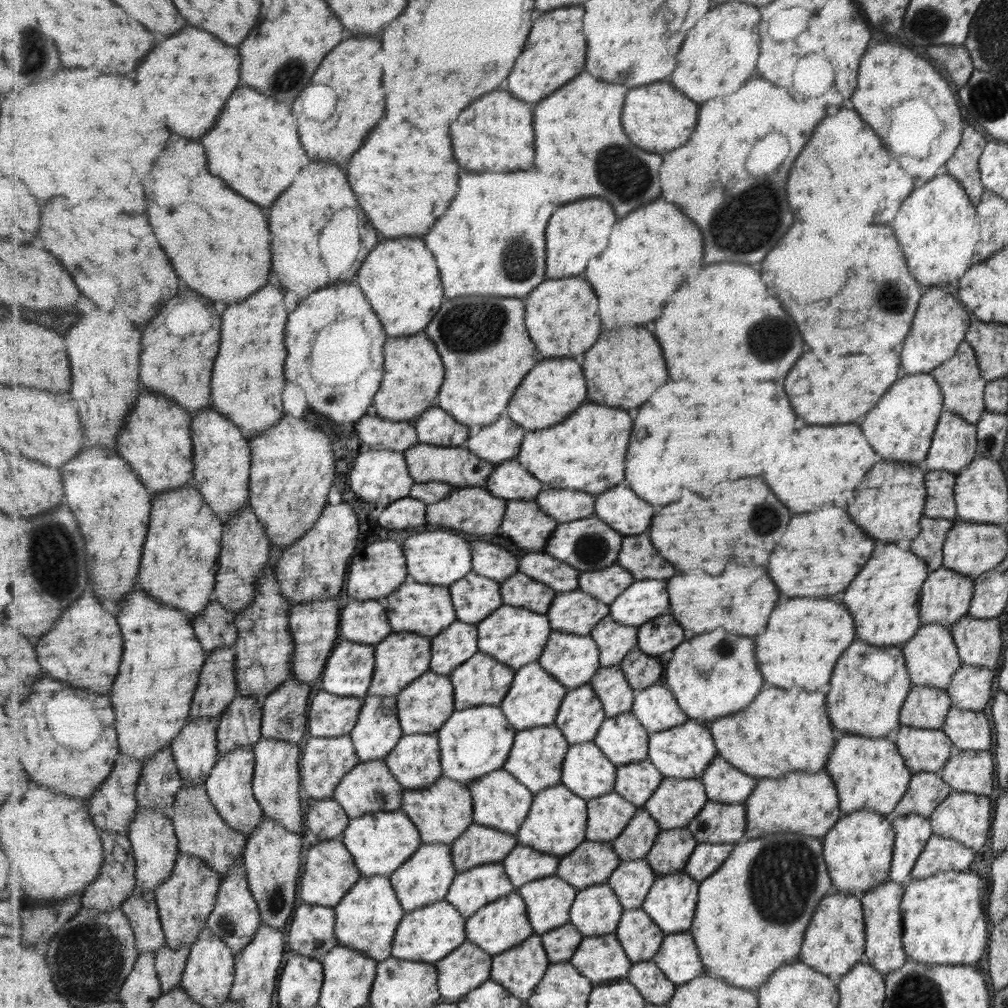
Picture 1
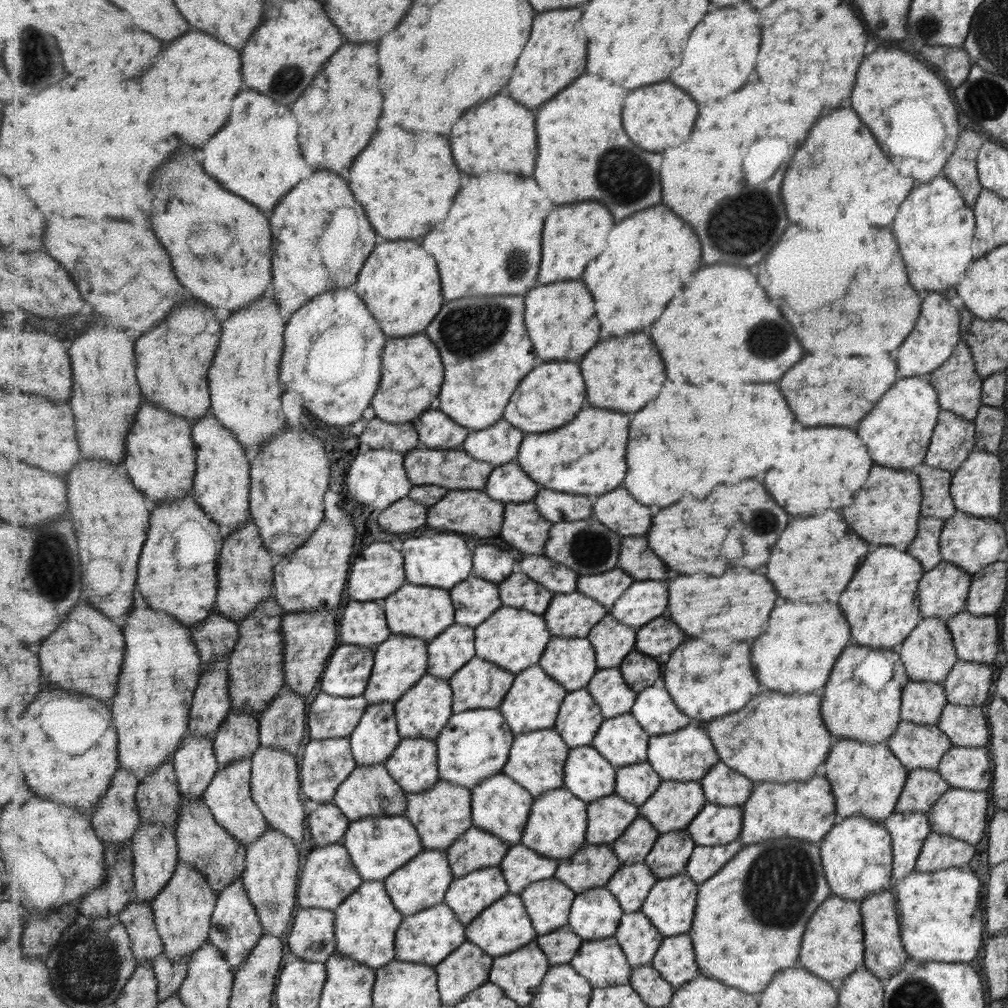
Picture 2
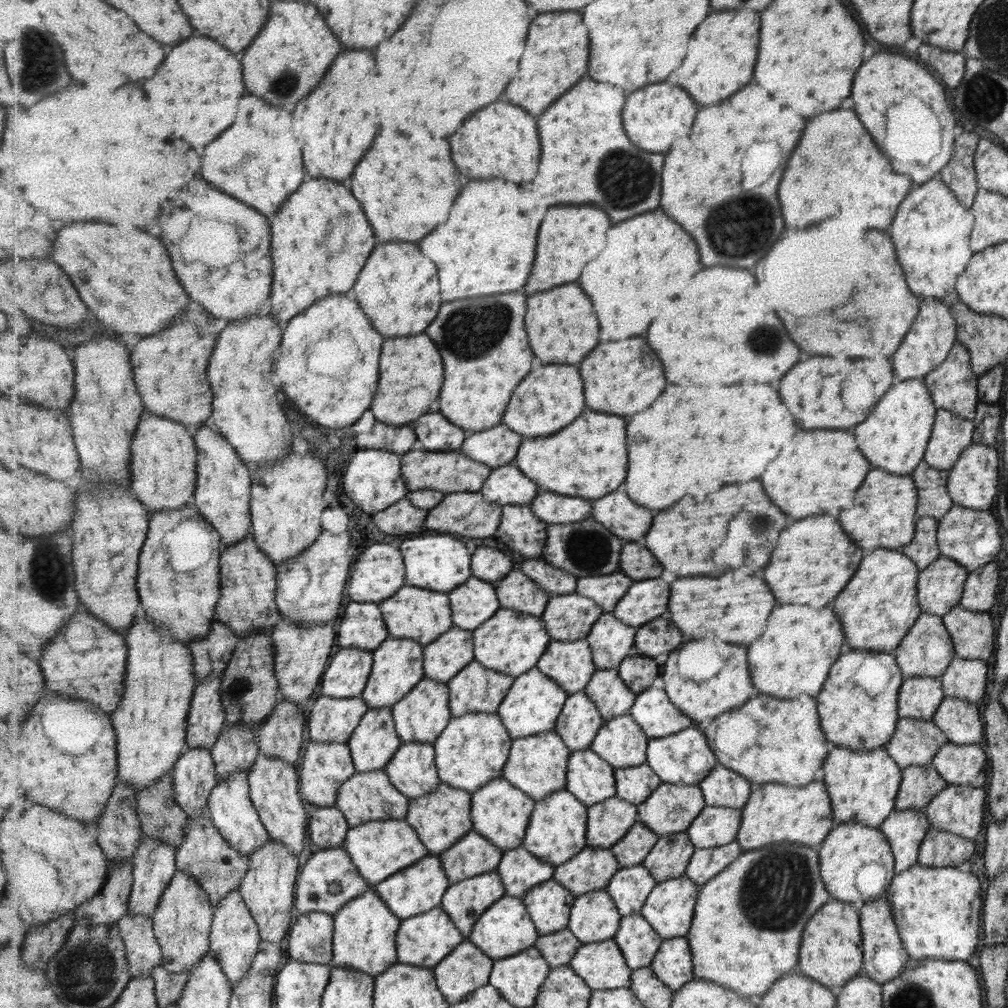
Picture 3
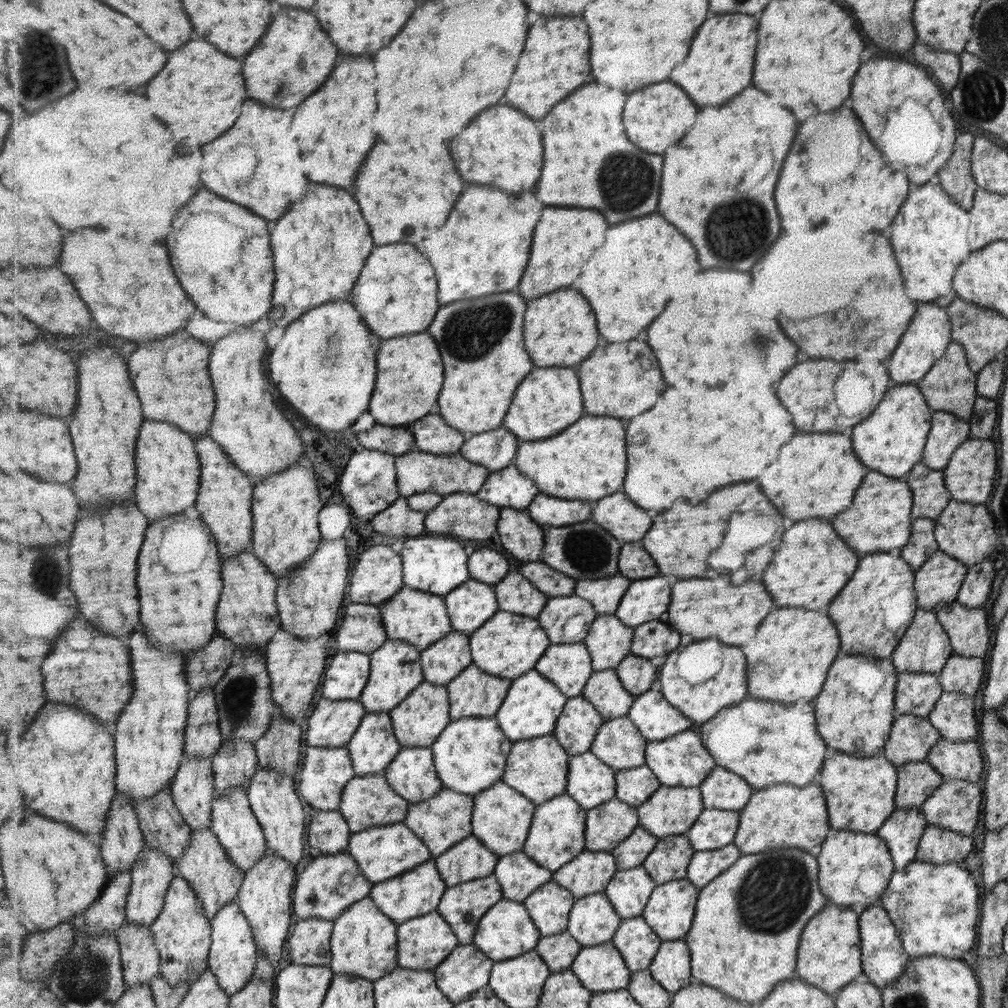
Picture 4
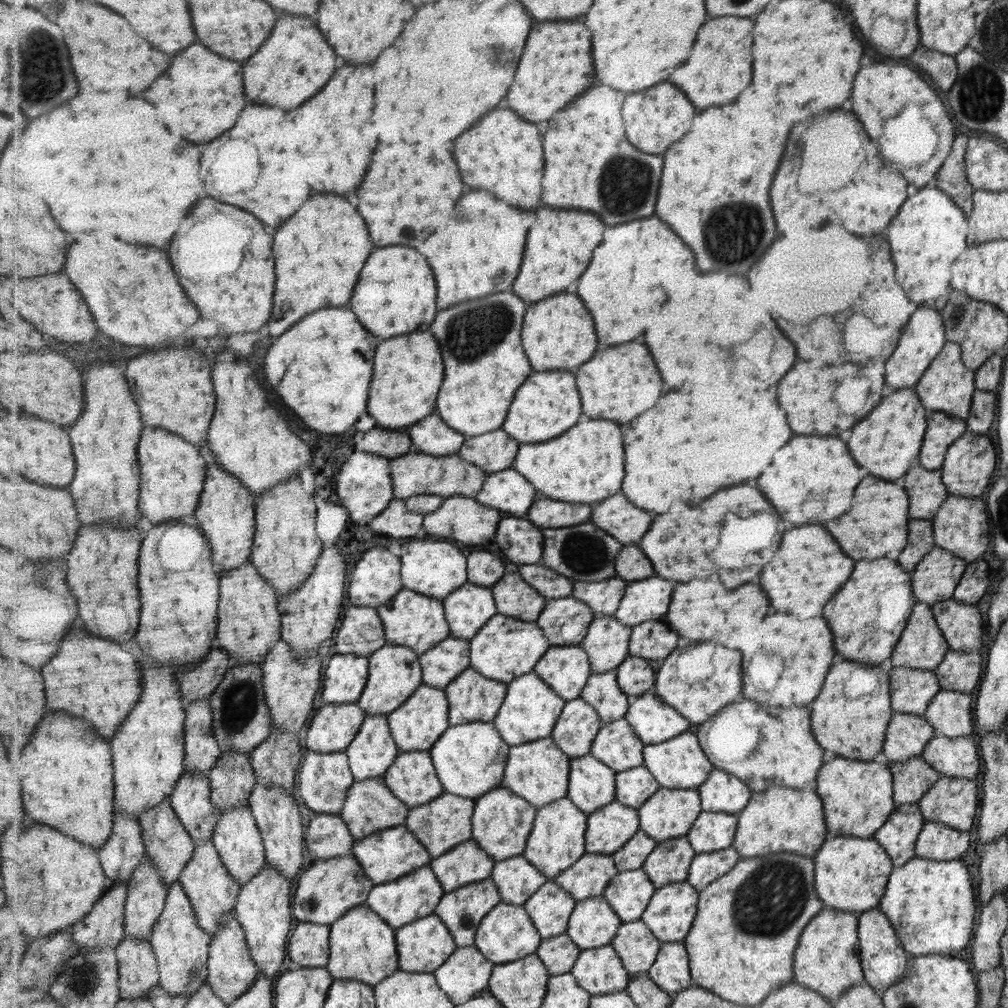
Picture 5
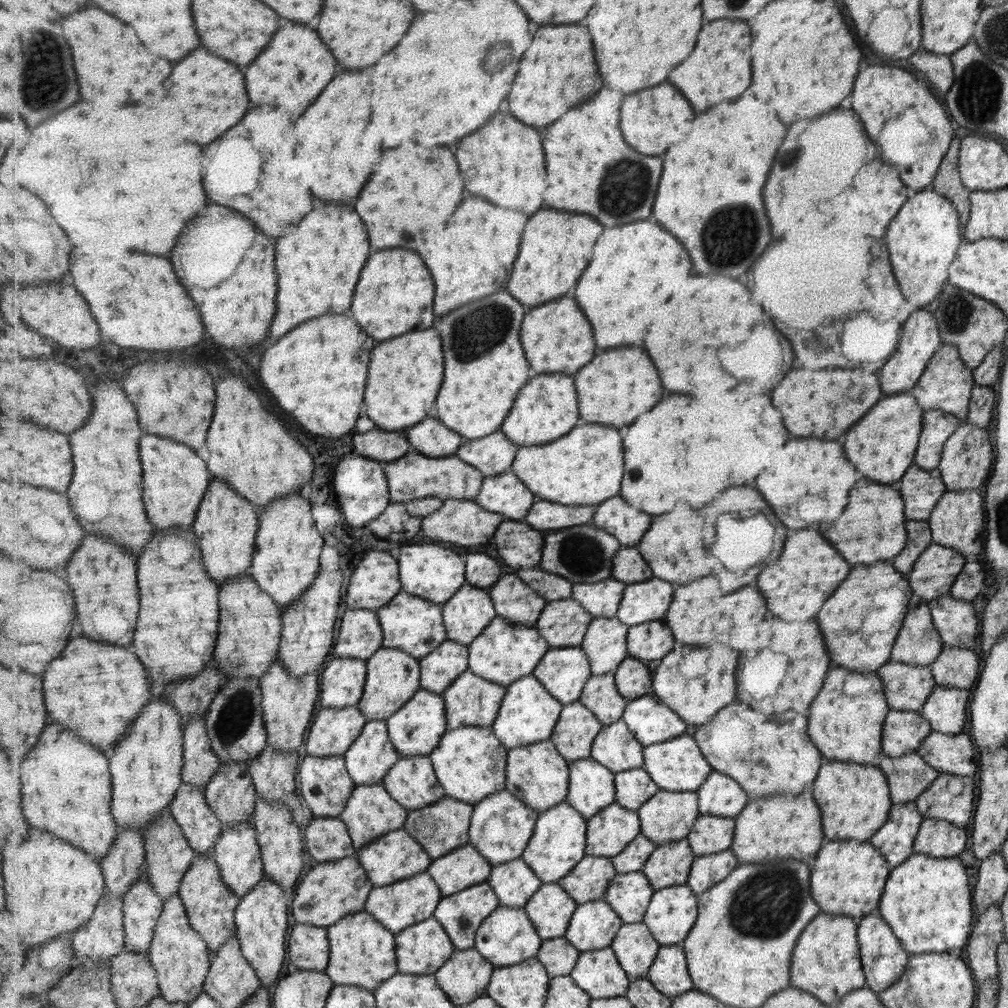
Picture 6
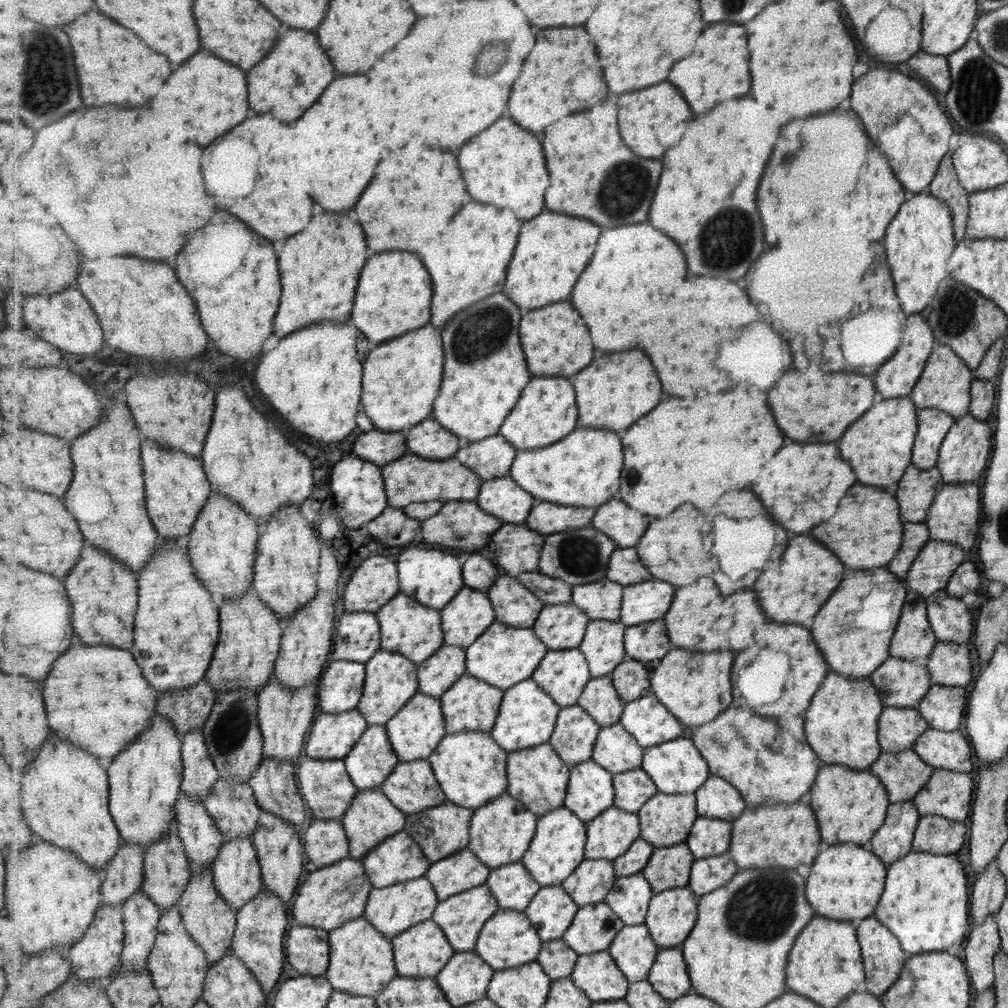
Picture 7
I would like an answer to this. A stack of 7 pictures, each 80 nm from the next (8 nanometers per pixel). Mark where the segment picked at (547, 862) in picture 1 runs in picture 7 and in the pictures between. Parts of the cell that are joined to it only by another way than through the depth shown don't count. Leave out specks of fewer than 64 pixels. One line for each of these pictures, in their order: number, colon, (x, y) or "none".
2: (522, 866)
3: (521, 871)
4: (519, 875)
5: (519, 879)
6: (515, 882)
7: (513, 885)

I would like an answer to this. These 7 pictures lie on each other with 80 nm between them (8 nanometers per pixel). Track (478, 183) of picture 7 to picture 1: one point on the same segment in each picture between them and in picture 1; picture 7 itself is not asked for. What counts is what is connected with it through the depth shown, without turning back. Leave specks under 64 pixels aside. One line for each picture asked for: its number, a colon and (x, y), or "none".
1: (497, 130)
2: (501, 135)
3: (502, 140)
4: (503, 147)
5: (503, 154)
6: (504, 162)

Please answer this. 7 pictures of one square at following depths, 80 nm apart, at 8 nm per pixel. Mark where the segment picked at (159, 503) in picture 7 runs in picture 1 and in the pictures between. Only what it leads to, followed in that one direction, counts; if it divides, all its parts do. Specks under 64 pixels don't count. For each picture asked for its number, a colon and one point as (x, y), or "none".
1: (157, 440)
2: (162, 457)
3: (165, 458)
4: (167, 458)
5: (173, 474)
6: (177, 479)

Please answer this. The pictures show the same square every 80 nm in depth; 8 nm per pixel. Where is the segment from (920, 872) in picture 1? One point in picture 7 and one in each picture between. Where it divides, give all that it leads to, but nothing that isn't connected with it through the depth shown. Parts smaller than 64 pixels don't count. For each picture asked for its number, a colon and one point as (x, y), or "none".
2: (937, 851)
3: (937, 849)
4: (935, 845)
5: (935, 841)
6: (936, 838)
7: (936, 835)

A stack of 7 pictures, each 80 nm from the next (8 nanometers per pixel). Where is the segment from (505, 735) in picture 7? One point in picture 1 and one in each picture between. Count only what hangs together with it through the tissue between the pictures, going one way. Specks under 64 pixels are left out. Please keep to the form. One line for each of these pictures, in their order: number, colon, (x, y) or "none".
1: (535, 699)
2: (533, 703)
3: (534, 704)
4: (533, 706)
5: (531, 710)
6: (529, 714)

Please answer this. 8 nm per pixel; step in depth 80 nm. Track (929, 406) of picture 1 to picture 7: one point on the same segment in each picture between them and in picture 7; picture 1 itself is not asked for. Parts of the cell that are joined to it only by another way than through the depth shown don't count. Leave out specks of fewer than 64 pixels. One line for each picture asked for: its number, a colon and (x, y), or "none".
2: (897, 430)
3: (894, 436)
4: (890, 440)
5: (888, 441)
6: (883, 445)
7: (880, 444)

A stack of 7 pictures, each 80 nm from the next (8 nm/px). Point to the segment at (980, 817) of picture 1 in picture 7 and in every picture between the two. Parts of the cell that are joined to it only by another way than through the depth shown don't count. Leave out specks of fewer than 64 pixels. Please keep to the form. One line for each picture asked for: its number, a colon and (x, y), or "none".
2: (959, 813)
3: (957, 809)
4: (954, 804)
5: (951, 801)
6: (949, 797)
7: (946, 793)

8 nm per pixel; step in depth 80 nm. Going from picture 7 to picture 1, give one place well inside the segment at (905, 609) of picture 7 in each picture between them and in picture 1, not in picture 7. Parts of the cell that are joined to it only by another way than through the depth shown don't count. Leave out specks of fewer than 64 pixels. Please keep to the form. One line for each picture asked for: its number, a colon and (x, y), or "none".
1: (930, 656)
2: (927, 654)
3: (925, 651)
4: (924, 647)
5: (921, 646)
6: (917, 643)

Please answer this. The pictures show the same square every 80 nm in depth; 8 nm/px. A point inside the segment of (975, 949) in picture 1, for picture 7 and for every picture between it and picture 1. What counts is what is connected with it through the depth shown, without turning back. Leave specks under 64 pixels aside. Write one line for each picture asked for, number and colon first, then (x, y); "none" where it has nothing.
2: (940, 913)
3: (937, 911)
4: (934, 907)
5: (932, 905)
6: (926, 901)
7: (923, 901)

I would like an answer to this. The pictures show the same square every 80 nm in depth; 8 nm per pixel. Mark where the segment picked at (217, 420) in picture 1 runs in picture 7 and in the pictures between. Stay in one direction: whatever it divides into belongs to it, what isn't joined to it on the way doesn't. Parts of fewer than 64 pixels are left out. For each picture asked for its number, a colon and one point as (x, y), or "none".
2: (223, 486)
3: (224, 482)
4: (226, 496)
5: (226, 513)
6: (226, 525)
7: (223, 544)

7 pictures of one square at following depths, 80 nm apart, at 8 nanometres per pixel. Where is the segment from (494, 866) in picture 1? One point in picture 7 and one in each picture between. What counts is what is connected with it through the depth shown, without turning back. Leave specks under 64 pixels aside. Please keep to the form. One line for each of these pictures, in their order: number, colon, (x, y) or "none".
2: (470, 895)
3: (465, 901)
4: (463, 906)
5: (462, 910)
6: (462, 914)
7: (463, 916)

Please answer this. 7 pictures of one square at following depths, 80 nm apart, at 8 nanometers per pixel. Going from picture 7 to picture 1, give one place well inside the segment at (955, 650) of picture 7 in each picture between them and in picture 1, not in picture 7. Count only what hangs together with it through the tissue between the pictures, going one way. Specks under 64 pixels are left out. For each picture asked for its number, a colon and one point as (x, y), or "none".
1: (969, 688)
2: (967, 684)
3: (964, 679)
4: (962, 675)
5: (962, 672)
6: (954, 668)

